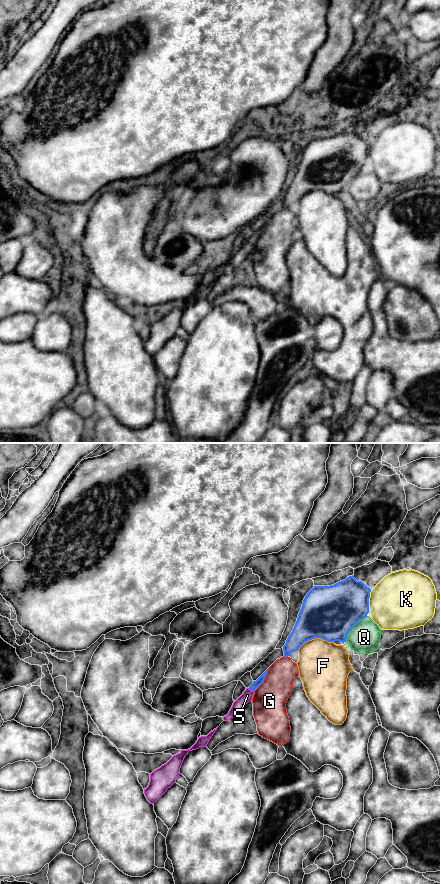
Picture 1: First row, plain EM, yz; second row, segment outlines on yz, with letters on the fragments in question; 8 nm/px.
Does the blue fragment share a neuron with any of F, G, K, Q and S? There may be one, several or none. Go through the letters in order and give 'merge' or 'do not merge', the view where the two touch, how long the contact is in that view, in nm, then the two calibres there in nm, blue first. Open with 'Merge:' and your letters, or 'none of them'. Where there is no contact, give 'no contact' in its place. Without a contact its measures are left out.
Merge: S
F: do not merge; contact in yz; length 300 nm; calibres 440 and 400 nm
G: do not merge; contact in yz; length 220 nm; calibres 60 and 280 nm
K: do not merge; contact in yz; length 190 nm; calibres 380 and 460 nm
Q: do not merge; contact in yz; length 280 nm; calibres 440 and 240 nm
S: merge; contact in yz; length 70 nm; calibres 60 and 90 nm

